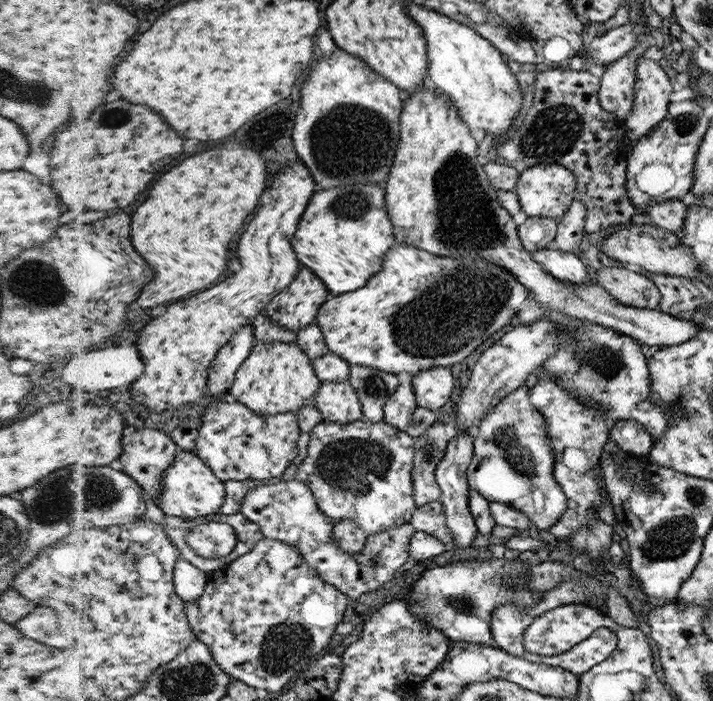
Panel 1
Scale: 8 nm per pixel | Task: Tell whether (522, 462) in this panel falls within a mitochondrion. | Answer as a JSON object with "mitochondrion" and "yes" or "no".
{"mitochondrion":"yes"}

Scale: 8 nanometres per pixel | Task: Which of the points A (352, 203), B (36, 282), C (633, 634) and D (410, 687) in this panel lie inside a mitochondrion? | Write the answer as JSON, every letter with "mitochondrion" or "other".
{"A":"mitochondrion","B":"mitochondrion","C":"other","D":"other"}

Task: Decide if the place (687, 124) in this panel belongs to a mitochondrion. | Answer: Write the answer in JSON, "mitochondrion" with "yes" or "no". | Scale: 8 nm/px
{"mitochondrion":"yes"}

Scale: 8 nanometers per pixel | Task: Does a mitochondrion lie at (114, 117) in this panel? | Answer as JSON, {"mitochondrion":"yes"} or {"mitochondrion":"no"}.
{"mitochondrion":"yes"}

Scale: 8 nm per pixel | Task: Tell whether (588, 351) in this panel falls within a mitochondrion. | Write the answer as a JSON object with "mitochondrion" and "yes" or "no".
{"mitochondrion":"yes"}

